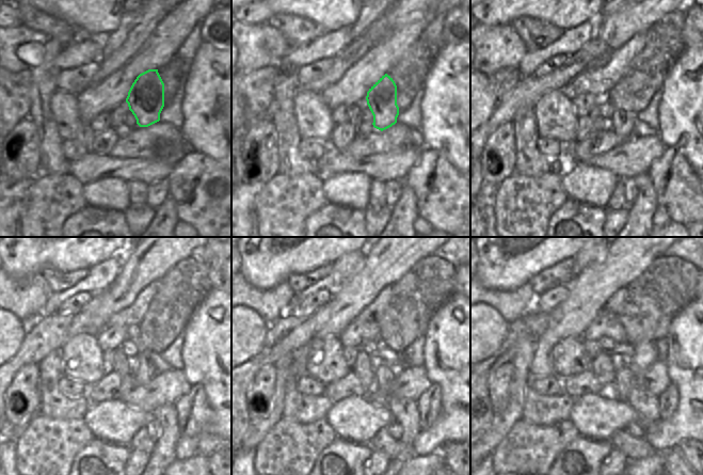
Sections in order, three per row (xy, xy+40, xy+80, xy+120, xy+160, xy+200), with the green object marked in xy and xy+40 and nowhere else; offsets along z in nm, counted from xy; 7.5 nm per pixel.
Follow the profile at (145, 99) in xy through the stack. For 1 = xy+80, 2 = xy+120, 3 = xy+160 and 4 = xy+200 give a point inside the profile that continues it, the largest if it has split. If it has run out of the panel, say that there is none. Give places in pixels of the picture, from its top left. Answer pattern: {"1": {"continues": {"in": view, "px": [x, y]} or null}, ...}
{"1": {"continues": {"in": "xy+80", "px": [623, 115]}}, "2": {"continues": {"in": "xy+120", "px": [145, 371]}}, "3": {"continues": {"in": "xy+160", "px": [384, 375]}}, "4": {"continues": {"in": "xy+200", "px": [622, 382]}}}

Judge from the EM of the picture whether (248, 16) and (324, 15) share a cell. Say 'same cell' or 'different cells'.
same cell

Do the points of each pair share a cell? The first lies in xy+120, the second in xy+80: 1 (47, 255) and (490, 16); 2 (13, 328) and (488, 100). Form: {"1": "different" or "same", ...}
{"1": "same", "2": "same"}

